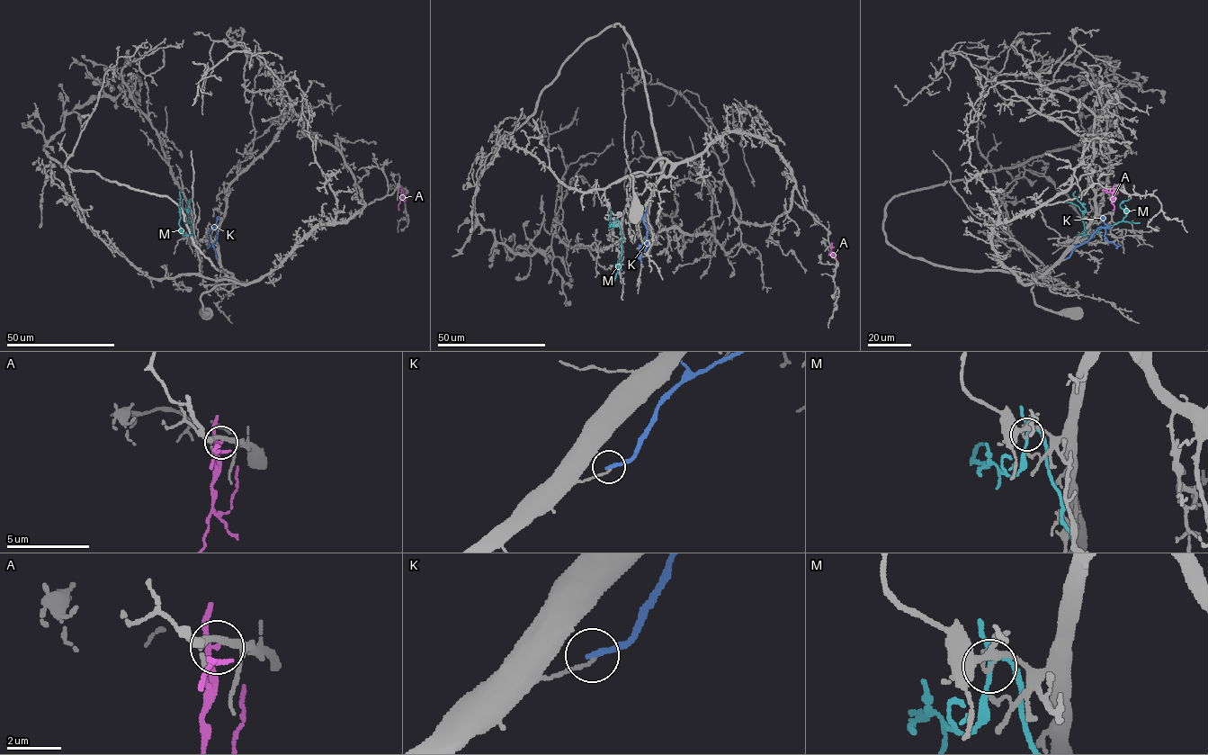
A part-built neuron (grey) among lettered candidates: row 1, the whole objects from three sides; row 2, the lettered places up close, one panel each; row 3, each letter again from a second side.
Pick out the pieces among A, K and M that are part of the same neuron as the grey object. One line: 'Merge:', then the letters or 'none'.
Merge: none

